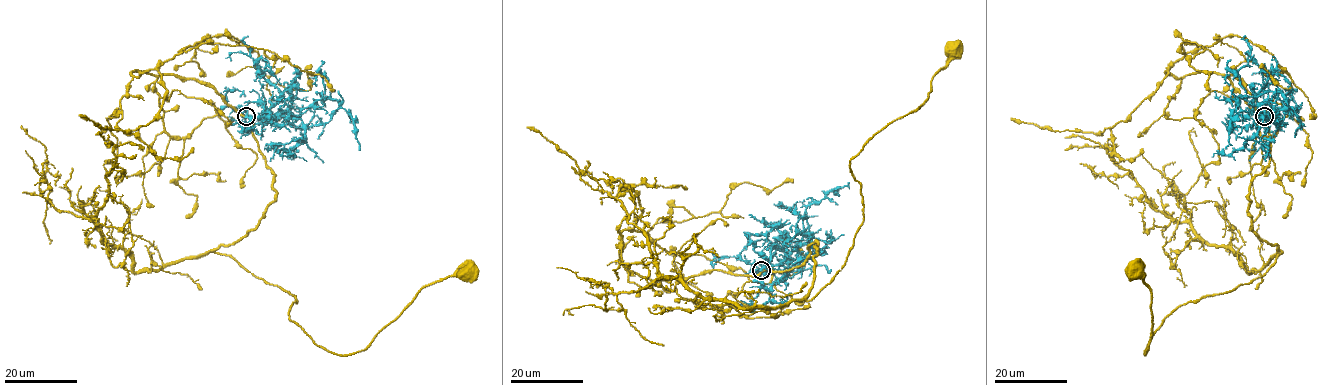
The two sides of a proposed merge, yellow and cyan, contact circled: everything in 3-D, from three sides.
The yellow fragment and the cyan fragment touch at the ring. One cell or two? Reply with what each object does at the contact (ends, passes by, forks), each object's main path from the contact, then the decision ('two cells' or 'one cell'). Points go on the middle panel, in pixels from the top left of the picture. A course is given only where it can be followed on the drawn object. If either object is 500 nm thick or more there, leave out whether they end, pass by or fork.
yellow passes by; cyan passes by; course yellow (762, 270), (801, 266), (818, 243), (807, 301), (841, 270), (863, 222), (849, 160), (924, 104), (953, 52); course cyan (761, 270), (781, 264), (800, 244), (808, 225), (806, 207), (848, 182); two cells

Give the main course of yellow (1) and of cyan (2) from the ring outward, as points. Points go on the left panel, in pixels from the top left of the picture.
1: (247, 116), (275, 200), (212, 251), (296, 295), (289, 318), (313, 341), (362, 350), (427, 285), (467, 271)
2: (246, 116), (297, 116), (303, 109), (329, 98), (353, 120), (359, 150)

